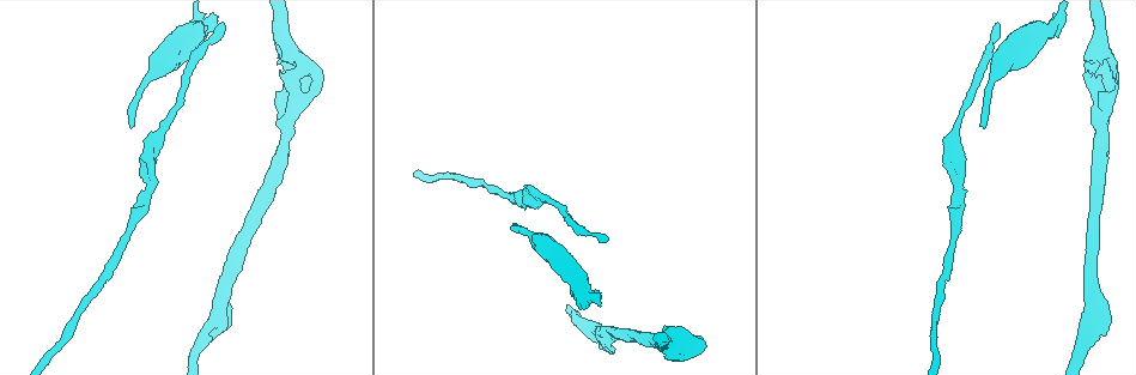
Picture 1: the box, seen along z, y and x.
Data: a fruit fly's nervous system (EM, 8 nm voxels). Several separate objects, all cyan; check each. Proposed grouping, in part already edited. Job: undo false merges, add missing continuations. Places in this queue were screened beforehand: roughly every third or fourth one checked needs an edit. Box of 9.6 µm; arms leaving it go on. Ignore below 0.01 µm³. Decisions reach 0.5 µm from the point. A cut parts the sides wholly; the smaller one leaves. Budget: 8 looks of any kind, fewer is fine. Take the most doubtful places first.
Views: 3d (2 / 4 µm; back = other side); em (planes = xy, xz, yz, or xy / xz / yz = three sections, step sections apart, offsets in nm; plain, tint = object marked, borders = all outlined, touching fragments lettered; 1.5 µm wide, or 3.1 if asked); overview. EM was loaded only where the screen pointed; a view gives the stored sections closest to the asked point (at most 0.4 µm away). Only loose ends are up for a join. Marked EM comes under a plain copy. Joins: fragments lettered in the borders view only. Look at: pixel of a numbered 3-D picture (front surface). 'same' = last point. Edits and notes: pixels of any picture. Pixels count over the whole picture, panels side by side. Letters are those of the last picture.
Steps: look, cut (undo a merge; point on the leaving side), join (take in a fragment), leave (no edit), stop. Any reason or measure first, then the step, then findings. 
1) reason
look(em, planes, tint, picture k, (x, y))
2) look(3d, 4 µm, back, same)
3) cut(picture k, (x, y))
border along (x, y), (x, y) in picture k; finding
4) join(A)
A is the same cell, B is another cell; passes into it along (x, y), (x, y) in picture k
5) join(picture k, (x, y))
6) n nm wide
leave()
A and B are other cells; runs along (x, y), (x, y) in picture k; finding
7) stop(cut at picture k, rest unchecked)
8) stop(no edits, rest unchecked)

long arm stops here
look(em, planes, borders, picture 1, (997, 25))

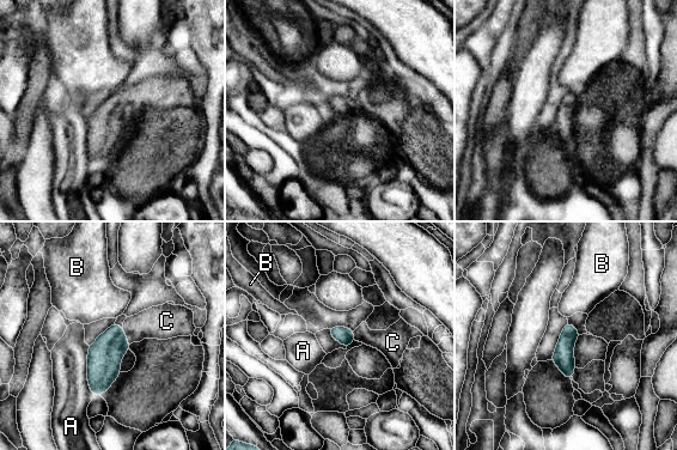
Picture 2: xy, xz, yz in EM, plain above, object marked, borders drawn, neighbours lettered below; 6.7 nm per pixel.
join(C)
C is the same cell, A and B are other cells; it goes on there

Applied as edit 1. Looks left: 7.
redraw
look(overview)

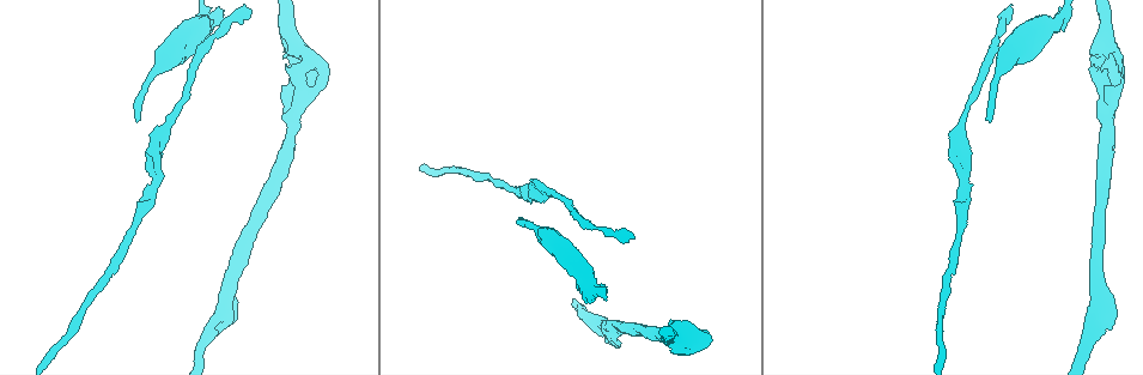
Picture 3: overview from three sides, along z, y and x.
free end
look(3d, 2 µm, picture 3, (518, 221))

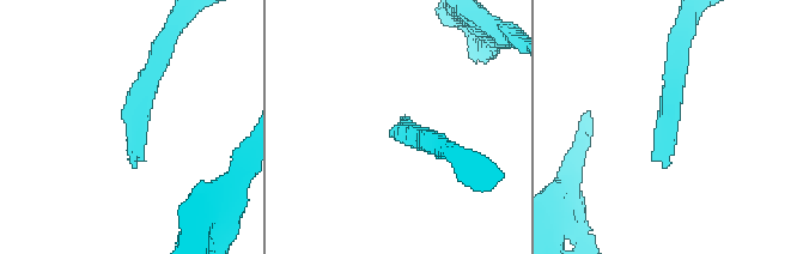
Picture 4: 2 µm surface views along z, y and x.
shape alone is not enough
look(em, yz, step 4, tint, picture 4, (133, 168))

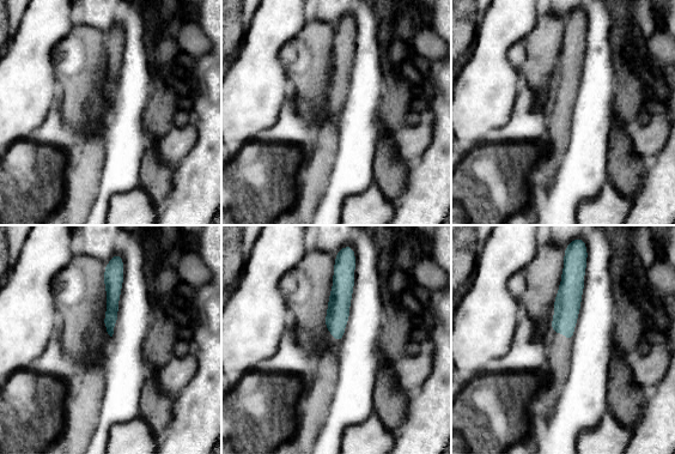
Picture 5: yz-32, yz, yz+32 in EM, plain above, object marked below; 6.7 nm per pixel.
look(em, planes, borders, same)

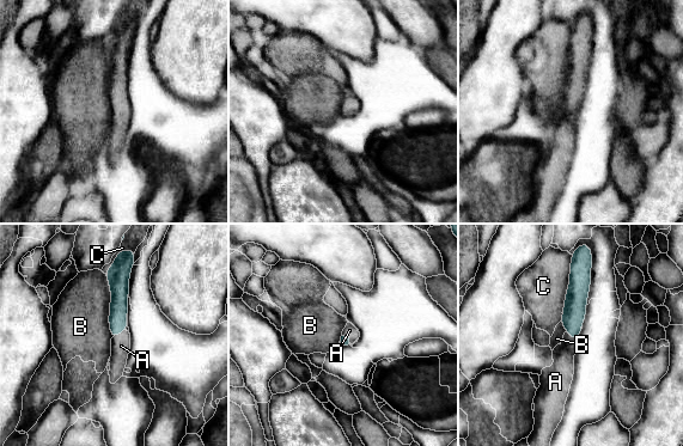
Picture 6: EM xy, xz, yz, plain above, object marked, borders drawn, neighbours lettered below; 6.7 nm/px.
B touches over 440 nm
join(A)
A is the same cell, B and C are other cells; passes into it along (119, 305), (119, 333), (121, 346) in picture 6; it goes on there

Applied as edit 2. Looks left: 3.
look(overview)

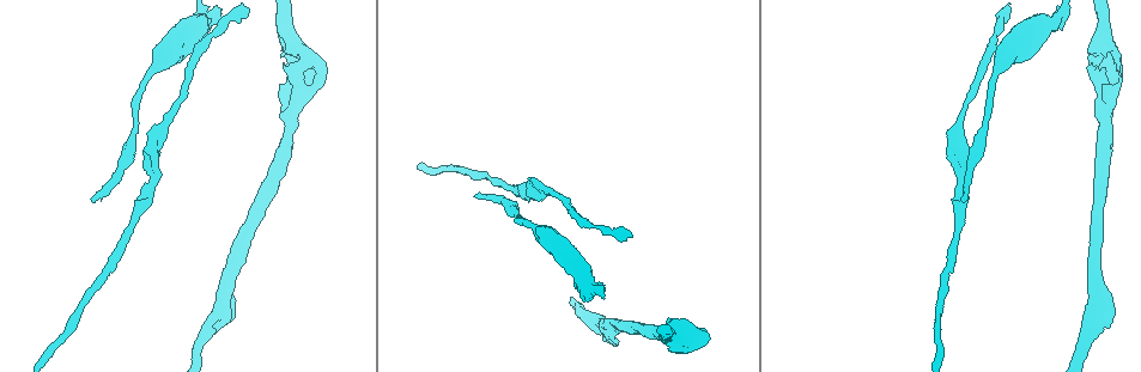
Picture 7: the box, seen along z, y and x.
look(em, planes, borders, picture 7, (477, 196))

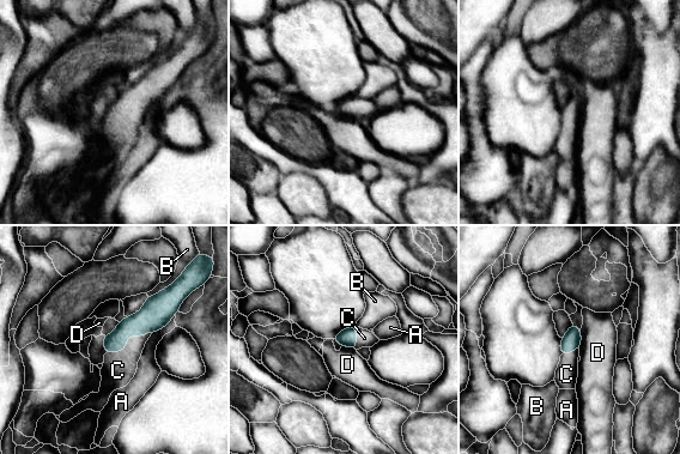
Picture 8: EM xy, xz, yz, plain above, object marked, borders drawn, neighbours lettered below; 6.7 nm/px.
join(C)
C is the same cell, A, B and D are other cells; the cell continues

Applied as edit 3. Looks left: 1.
stop(join at picture 2, join at picture 6, join at picture 8, rest unchecked)

